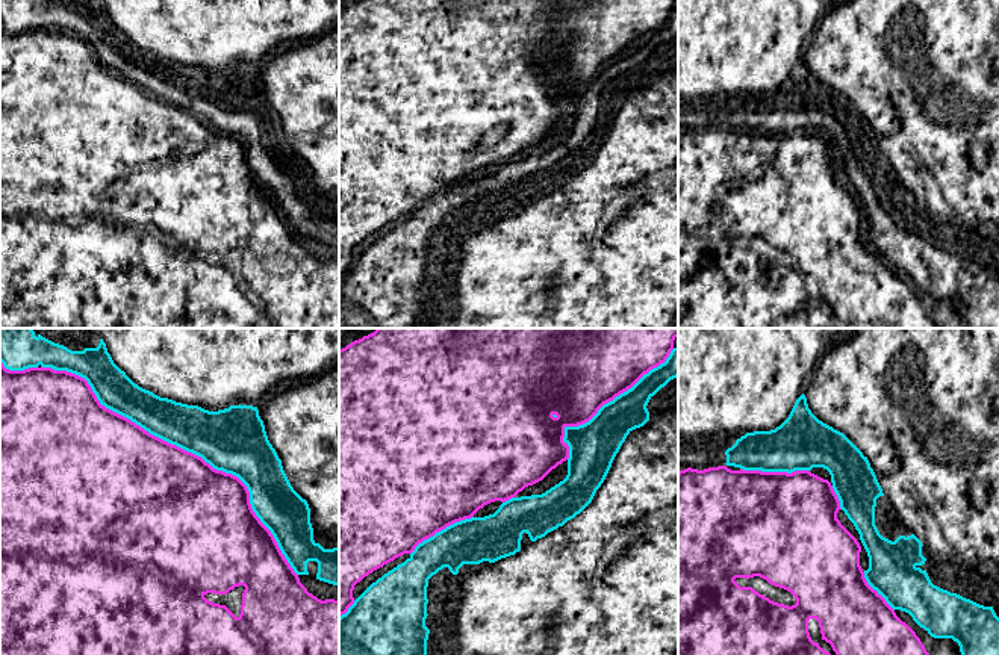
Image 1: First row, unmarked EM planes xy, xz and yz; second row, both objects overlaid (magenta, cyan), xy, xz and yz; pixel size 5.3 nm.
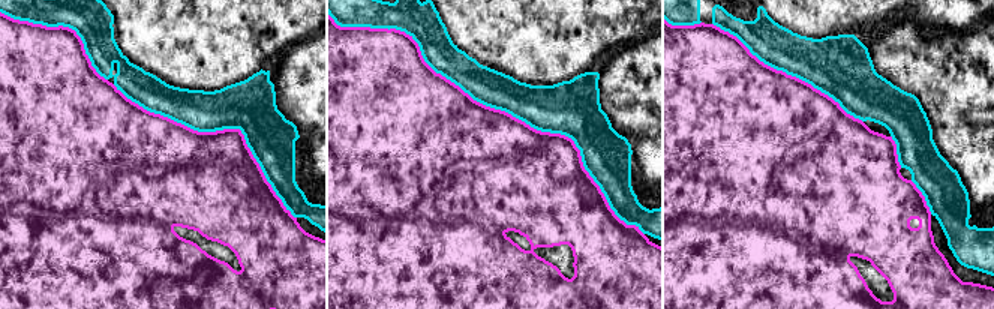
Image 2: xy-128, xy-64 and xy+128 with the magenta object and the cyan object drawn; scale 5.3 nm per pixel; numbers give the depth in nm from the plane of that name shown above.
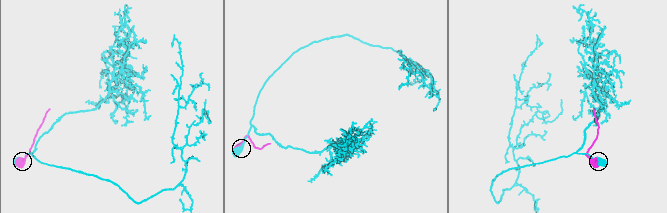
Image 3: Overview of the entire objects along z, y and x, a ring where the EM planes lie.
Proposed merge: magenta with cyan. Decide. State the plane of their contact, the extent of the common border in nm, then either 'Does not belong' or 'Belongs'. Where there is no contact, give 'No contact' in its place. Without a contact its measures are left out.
Touches magenta in xy. Shared border 1750 nm. Does not belong

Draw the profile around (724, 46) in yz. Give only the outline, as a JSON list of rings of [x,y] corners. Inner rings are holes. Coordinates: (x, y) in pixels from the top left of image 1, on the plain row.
[[[678,0],[678,95],[770,92],[790,76],[823,17],[845,0]]]

